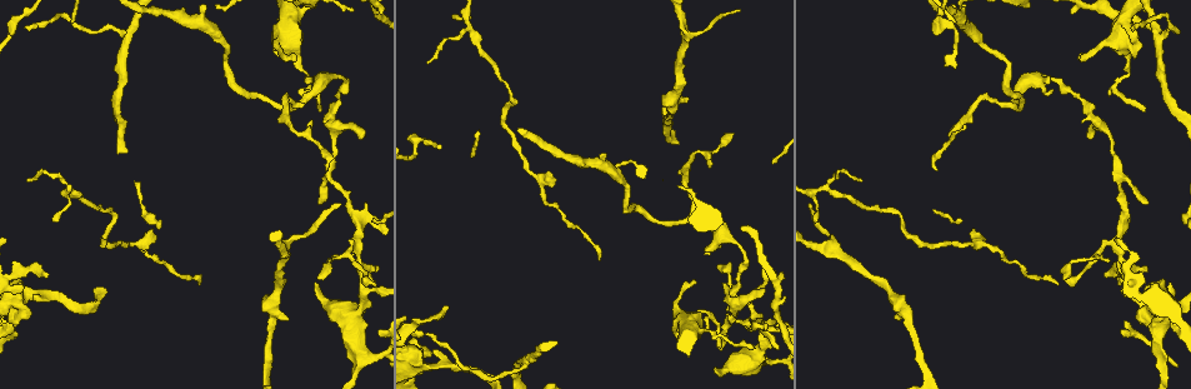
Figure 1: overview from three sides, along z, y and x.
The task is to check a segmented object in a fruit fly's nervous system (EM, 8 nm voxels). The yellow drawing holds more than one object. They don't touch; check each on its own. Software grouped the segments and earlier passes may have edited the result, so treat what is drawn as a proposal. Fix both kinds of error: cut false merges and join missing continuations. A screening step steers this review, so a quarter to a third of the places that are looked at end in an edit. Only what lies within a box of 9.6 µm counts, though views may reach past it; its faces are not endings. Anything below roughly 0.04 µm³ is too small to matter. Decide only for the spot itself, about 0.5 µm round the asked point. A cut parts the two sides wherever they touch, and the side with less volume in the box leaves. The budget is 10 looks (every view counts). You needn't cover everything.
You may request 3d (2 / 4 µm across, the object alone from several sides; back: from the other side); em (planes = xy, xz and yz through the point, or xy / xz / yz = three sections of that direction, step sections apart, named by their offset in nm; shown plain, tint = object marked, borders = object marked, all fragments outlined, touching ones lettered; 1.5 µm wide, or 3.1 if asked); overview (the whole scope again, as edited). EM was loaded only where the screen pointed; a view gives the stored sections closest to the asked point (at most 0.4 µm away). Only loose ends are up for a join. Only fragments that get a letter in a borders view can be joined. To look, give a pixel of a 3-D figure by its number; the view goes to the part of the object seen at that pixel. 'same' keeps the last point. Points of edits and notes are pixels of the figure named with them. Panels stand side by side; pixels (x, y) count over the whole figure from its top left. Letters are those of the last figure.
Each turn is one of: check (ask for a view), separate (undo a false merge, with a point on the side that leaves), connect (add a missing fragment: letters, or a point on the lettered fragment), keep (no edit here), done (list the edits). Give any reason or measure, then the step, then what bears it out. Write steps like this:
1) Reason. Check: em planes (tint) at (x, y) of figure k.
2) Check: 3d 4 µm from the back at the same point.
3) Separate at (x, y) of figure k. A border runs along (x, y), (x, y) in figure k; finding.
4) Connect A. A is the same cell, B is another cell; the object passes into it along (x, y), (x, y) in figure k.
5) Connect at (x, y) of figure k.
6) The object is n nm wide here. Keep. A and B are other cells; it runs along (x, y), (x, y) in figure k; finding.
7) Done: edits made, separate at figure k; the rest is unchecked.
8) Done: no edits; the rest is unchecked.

Calibre changes. Check: em planes (tint) at (429, 364) of figure 1.

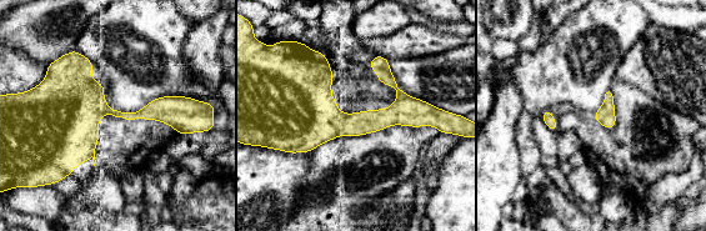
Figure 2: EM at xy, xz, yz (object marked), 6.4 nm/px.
Check: em planes (borders) at the same point.

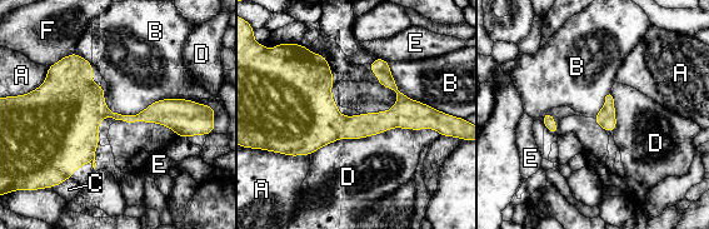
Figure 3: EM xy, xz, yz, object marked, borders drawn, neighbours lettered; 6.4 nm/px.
Keep. A, B, C, D, E and F are other cells; continuous, no second neuron.

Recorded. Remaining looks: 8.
An open end. Check: 3d 4 µm at (721, 348) of figure 1.

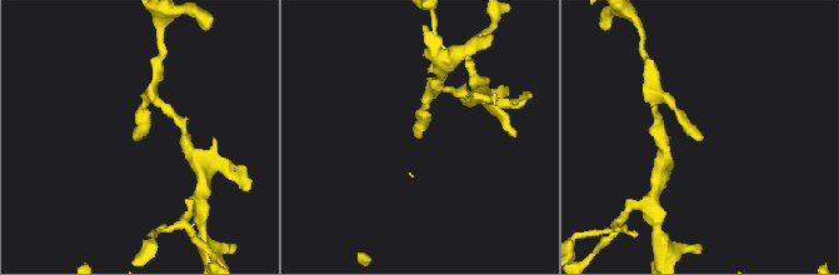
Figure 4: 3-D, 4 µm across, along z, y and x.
Check: em xz step 8 (borders) at (703, 138) of figure 4.

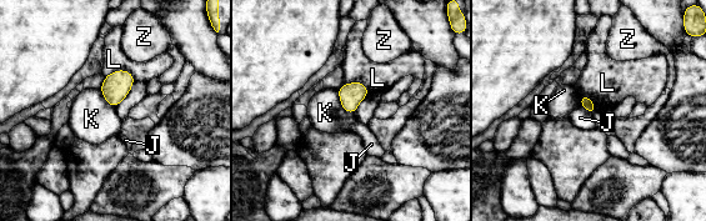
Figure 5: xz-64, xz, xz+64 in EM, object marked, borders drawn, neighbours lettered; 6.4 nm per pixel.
Check: em planes (borders) at the same point.

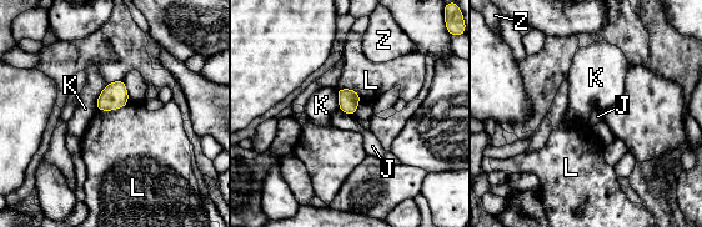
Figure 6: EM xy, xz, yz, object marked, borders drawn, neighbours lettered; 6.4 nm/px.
Keep. J, K, L and Z are other cells; a border runs along (339, 107), (352, 116) in figure 6; none of them fits.

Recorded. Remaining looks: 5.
Check: 3d 4 µm from the back at (719, 345) of figure 1.

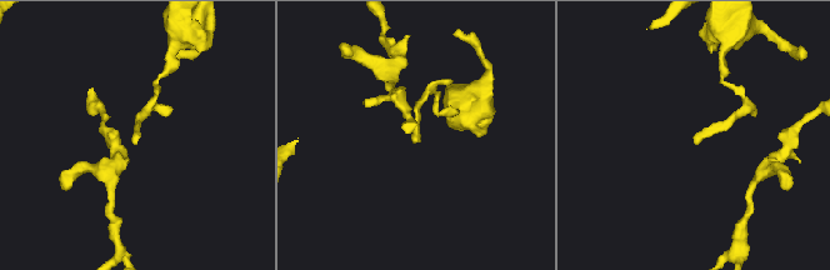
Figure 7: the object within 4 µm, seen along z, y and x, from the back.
Need the tissue. Check: em planes (plain) at (415, 138) of figure 7.

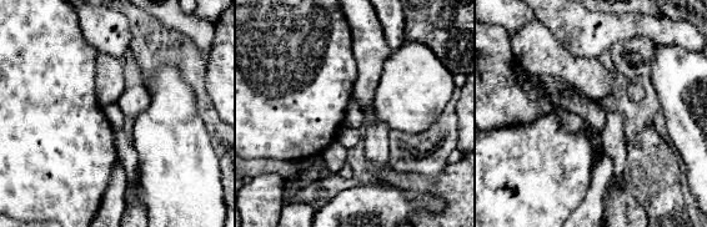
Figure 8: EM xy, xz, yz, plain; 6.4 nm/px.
Check: em planes (borders) at the same point.

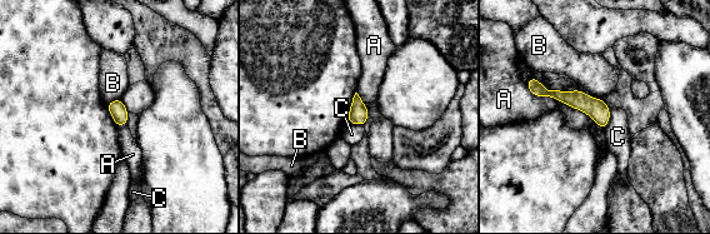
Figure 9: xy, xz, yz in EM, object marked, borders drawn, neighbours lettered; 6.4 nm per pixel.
The object is 110 nm wide here; the longest contact is with A, 600 nm. Keep. A, B and C are other cells; none of them fits.

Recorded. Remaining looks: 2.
Branch stops here. Check: 3d 4 µm at (695, 283) of figure 1.

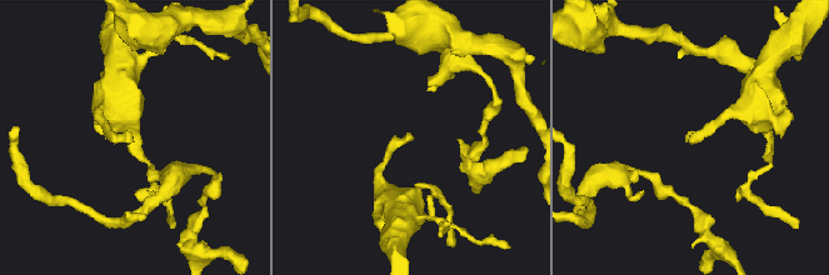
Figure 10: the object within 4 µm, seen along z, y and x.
Now the EM. Check: em yz step 4 (borders) at (409, 133) of figure 10.

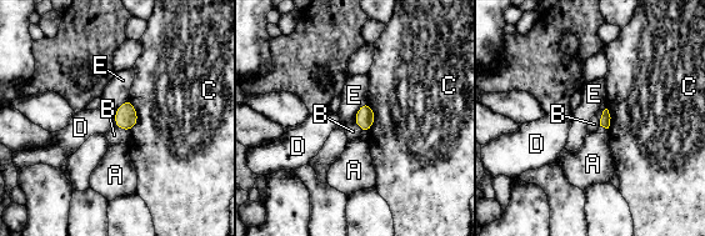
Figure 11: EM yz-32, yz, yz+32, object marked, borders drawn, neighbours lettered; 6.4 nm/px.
Keep. A, B, C, D and E are other cells; a border runs along (606, 108), (603, 111), (599, 125) in figure 11; none of them fits.

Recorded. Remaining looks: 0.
Done: no edits; the rest is unchecked.

